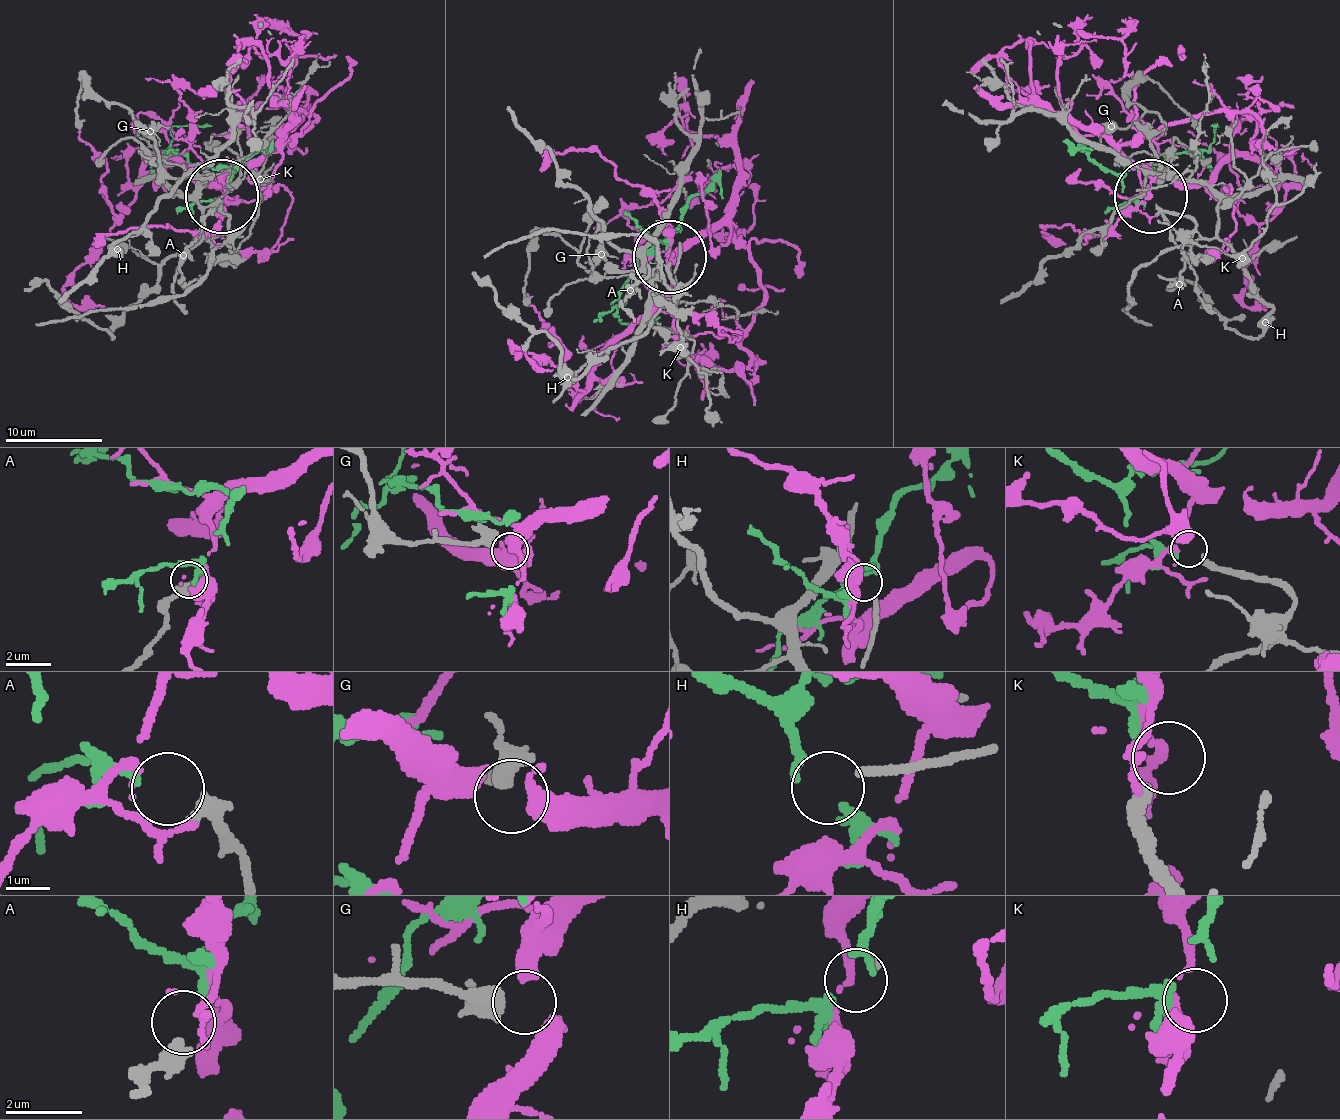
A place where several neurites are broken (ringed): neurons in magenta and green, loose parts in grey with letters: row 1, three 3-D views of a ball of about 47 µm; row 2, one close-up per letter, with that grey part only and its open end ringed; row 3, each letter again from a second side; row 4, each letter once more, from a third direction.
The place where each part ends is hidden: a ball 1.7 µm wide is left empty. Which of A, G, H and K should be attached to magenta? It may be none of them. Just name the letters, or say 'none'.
none

